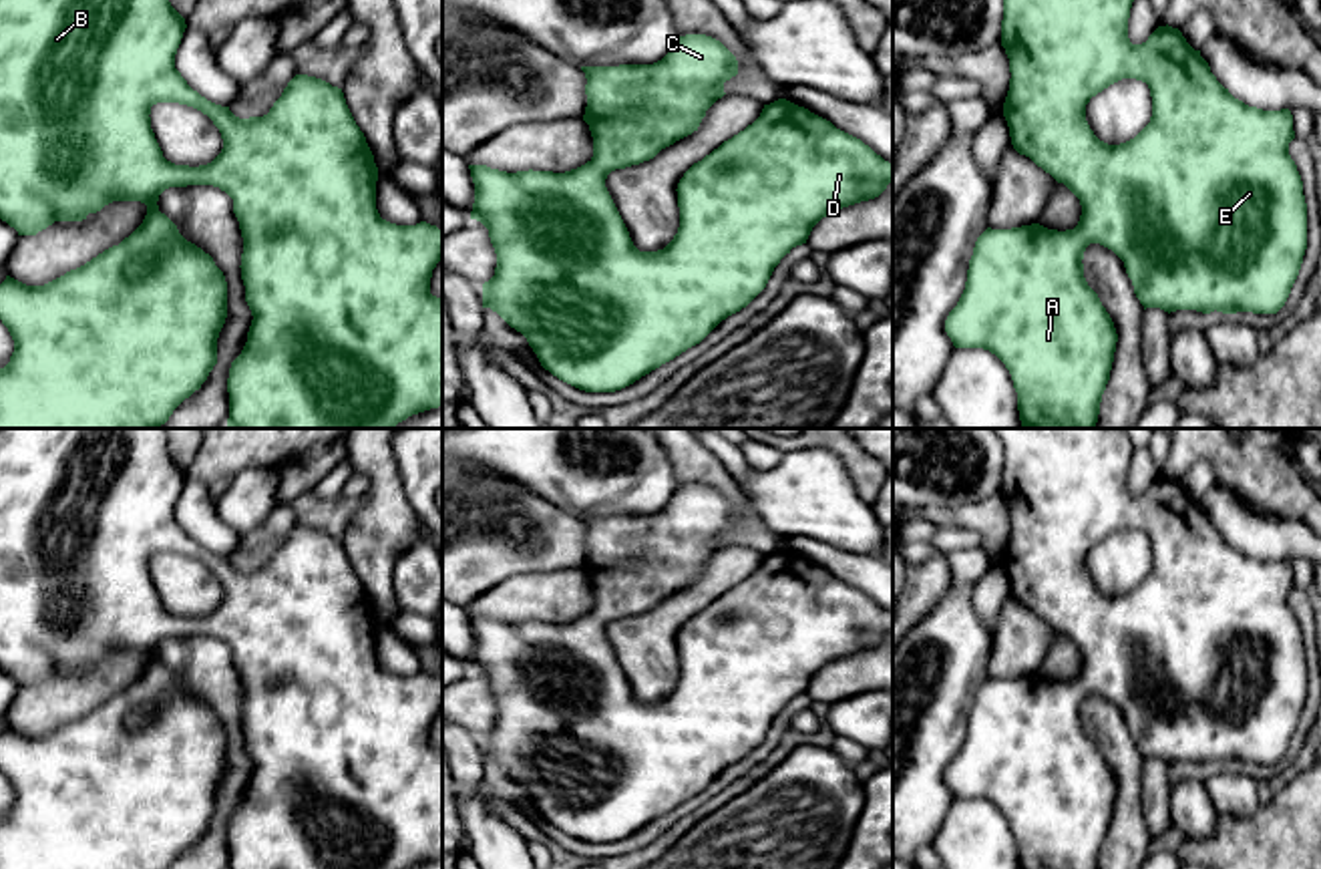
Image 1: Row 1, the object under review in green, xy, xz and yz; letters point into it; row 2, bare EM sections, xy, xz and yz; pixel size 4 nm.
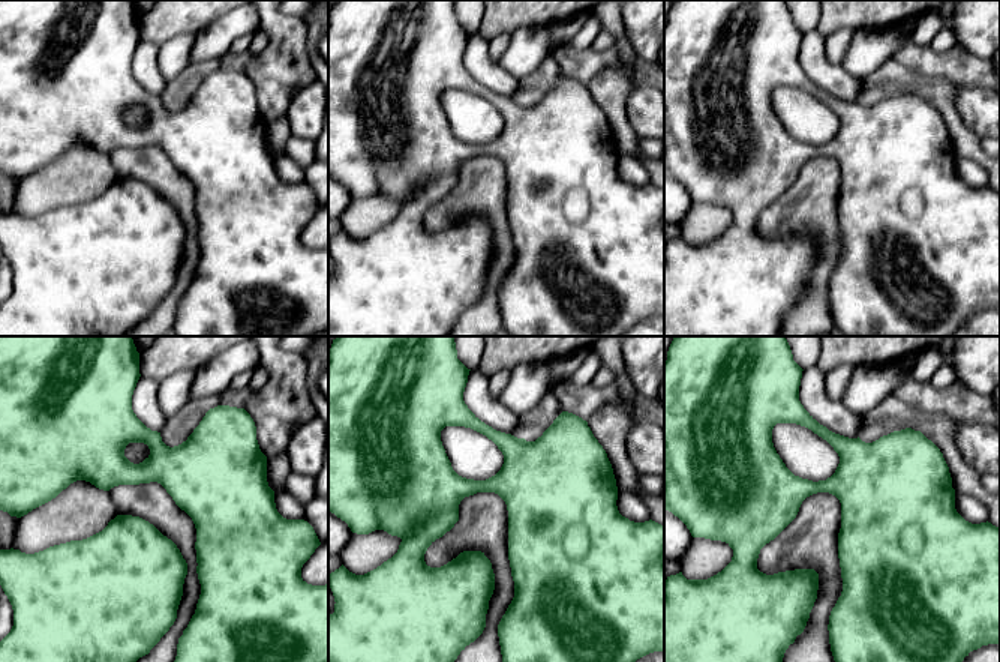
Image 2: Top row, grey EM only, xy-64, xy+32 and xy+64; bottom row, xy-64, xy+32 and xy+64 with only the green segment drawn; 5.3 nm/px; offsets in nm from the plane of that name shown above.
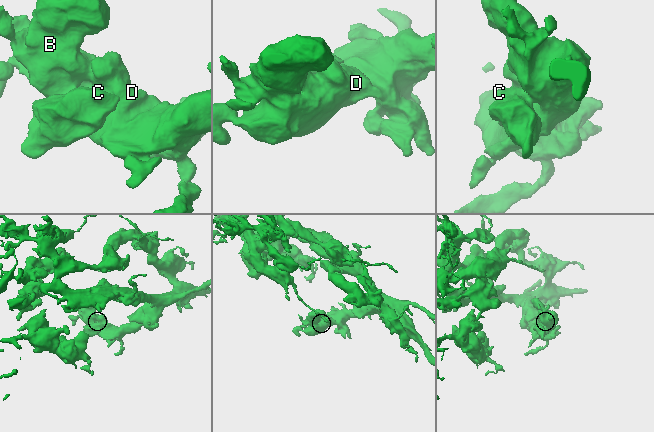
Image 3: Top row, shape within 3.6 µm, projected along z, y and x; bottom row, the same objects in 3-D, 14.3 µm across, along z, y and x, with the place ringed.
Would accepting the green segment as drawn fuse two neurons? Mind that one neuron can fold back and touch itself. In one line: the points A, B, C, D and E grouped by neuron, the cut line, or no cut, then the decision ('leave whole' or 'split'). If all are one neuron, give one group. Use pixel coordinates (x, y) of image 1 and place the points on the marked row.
A B C D E; no cut; leave whole

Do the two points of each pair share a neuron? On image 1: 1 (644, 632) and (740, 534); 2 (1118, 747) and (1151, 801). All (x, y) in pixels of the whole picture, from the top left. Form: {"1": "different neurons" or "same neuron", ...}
{"1": "different neurons", "2": "different neurons"}

